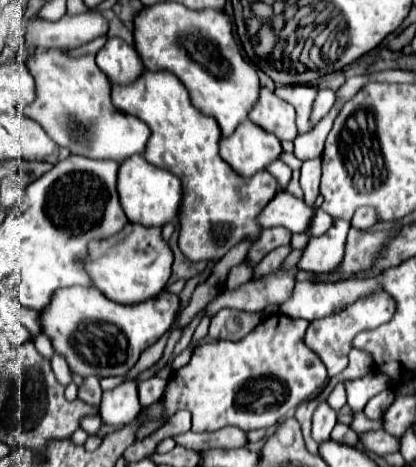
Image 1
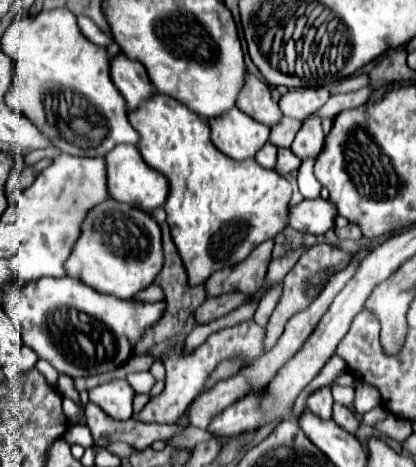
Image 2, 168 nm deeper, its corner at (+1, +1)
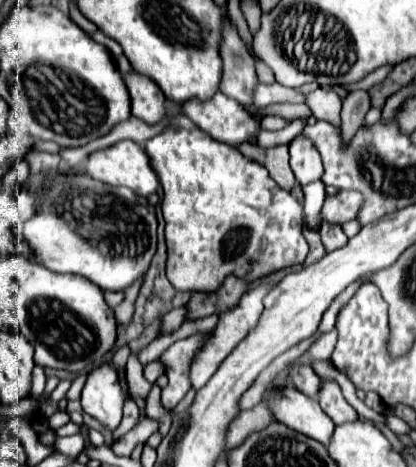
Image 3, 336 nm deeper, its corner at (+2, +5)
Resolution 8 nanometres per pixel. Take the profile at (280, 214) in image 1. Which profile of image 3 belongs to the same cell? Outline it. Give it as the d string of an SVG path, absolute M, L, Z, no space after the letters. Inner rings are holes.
M341 191L337 195L327 195L321 211L321 219L341 225L345 221L357 219L361 205L363 205L363 197L361 193L355 191Z

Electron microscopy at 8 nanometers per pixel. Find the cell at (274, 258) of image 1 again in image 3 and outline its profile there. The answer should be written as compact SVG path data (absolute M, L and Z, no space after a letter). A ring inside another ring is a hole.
M173 309L173 311L169 311L165 317L163 317L163 321L161 321L161 335L167 335L167 333L173 333L173 331L177 331L179 327L181 327L181 323L183 323L183 319L185 319L185 309Z

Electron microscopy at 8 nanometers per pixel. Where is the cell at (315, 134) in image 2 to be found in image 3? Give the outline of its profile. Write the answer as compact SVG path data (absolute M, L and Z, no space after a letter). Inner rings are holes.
M301 135L295 137L289 145L289 151L291 151L291 169L301 185L321 179L321 175L323 175L321 157L319 157L317 149L313 149L313 145L309 145L309 141L305 141L305 137L301 137Z

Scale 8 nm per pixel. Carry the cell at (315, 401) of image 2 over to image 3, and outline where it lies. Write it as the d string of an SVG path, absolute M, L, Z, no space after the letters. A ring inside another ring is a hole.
M301 365L301 367L293 369L291 375L289 375L289 379L291 379L291 383L293 383L301 393L305 393L305 395L309 395L309 397L317 397L317 389L319 389L319 385L321 385L321 379L315 375L315 371L313 371L311 367Z

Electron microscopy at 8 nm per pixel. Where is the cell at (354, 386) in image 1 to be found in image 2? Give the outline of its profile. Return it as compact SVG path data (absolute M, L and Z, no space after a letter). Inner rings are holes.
M358 381L356 383L356 397L354 397L354 409L358 413L366 413L378 405L382 405L382 399L380 399L380 393L376 387L364 383L364 381Z

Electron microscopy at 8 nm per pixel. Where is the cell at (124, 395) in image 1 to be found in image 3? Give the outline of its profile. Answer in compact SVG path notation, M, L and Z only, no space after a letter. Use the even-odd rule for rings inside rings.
M103 365L87 375L81 391L81 407L109 431L115 431L123 419L123 401L115 369Z

